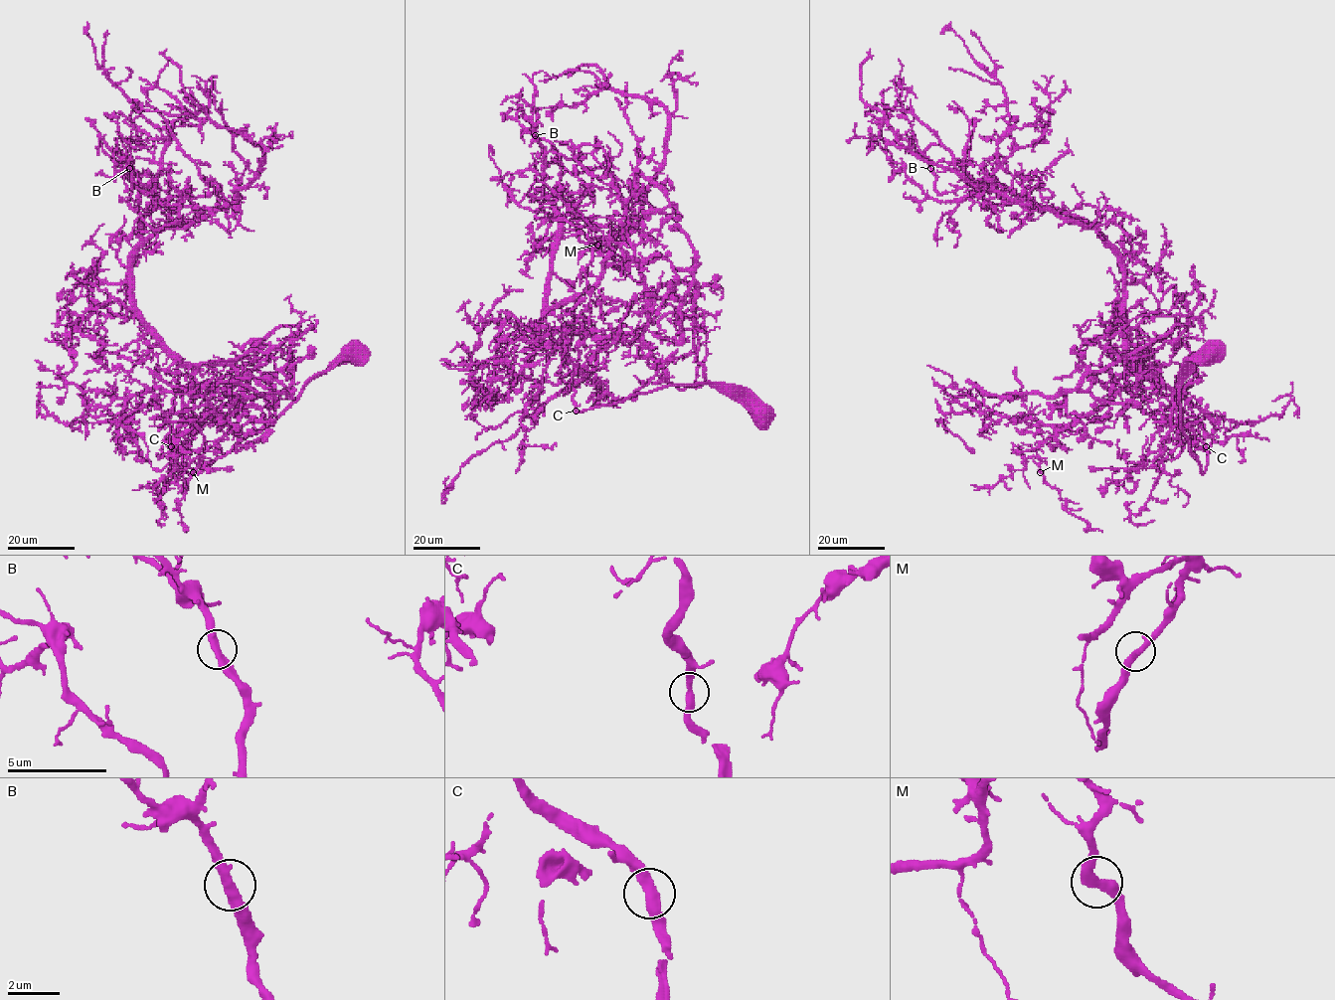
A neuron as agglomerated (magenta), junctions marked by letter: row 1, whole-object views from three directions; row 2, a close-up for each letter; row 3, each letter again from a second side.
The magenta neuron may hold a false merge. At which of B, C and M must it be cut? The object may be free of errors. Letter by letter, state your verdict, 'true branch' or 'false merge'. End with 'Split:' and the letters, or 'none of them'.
B: true branch
C: true branch
M: true branch
Split: none of them

